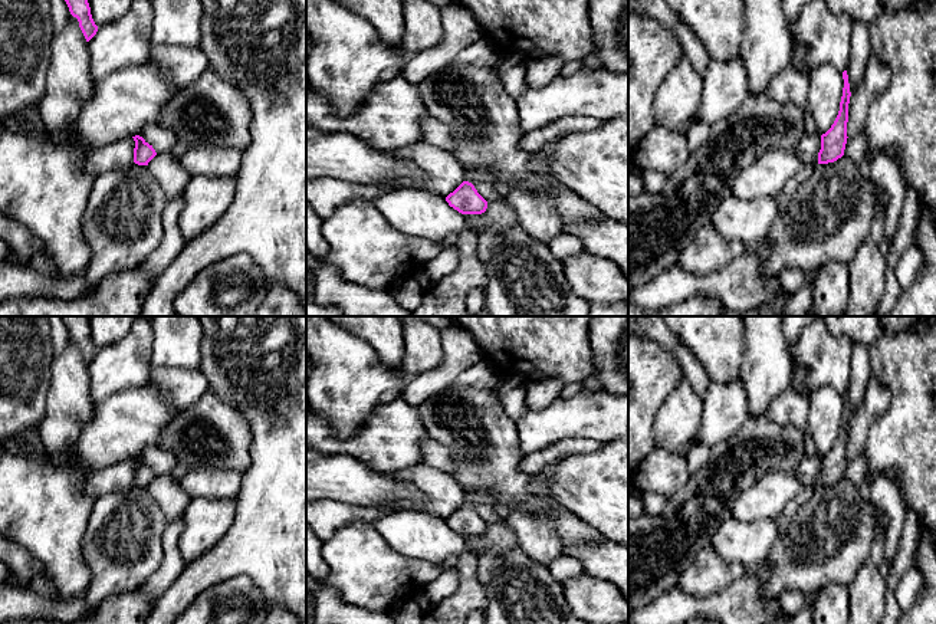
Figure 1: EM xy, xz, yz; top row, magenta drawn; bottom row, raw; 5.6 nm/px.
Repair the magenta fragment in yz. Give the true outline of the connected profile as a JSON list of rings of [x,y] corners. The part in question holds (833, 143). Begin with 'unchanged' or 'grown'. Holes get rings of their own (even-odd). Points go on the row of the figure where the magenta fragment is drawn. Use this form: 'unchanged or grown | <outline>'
unchanged | [[[847,70],[843,72],[844,88],[840,102],[838,115],[831,128],[821,135],[821,150],[818,152],[818,164],[834,162],[844,155],[847,144],[847,122],[848,122],[848,104],[850,104],[850,83]]]

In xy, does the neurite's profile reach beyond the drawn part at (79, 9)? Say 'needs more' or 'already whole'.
already whole

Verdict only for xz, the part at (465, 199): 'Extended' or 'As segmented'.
Extended

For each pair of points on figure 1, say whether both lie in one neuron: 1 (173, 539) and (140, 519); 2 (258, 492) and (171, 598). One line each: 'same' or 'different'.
1: different
2: same

